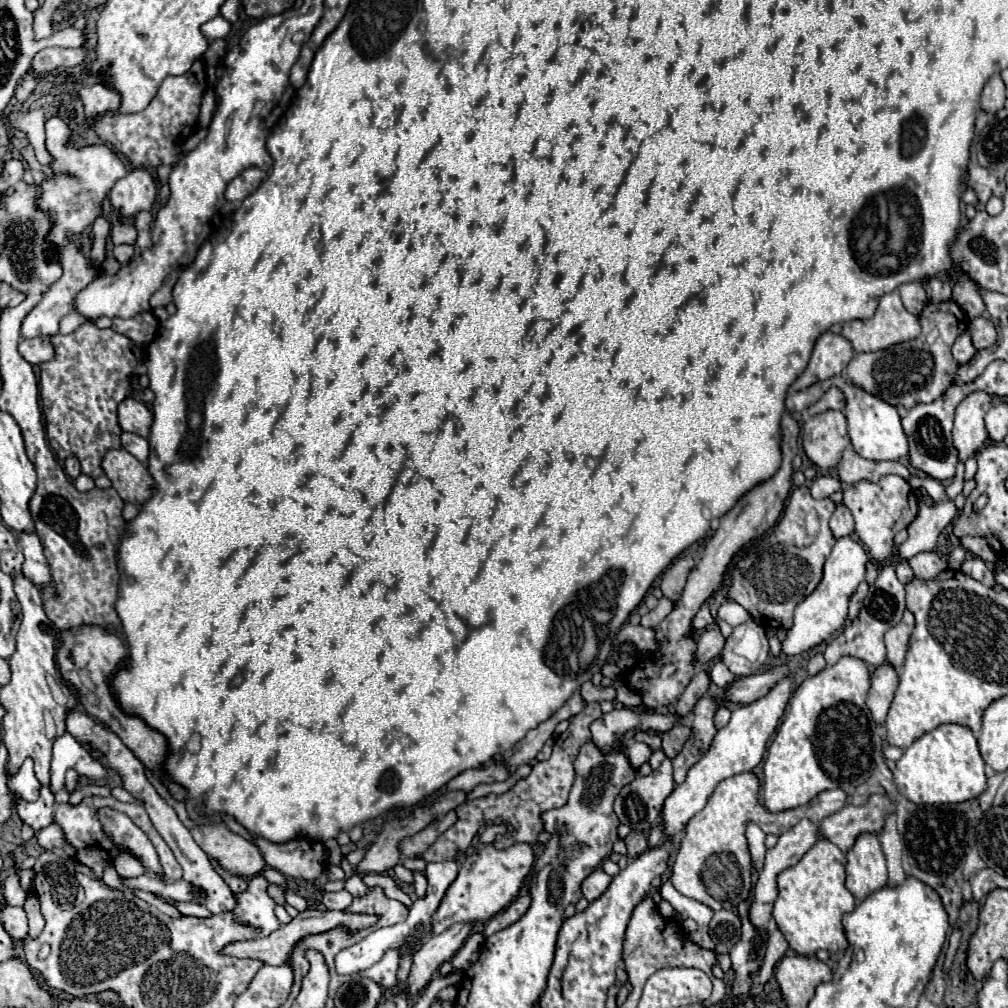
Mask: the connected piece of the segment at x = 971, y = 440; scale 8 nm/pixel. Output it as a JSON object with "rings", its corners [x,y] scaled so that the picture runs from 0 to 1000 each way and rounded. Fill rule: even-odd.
{"rings":[[[970,387],[962,389],[950,403],[948,403],[948,417],[946,417],[946,442],[950,444],[952,456],[960,456],[966,448],[970,448],[978,437],[976,413],[984,401],[984,393]]]}

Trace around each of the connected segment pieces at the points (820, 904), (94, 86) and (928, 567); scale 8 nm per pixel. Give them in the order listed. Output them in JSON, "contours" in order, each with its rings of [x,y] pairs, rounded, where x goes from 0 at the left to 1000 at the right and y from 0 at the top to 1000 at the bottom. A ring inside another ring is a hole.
{"contours":[[[[813,831],[790,857],[772,867],[772,893],[768,897],[768,913],[790,946],[806,948],[812,942],[831,944],[841,940],[835,921],[835,909],[845,905],[849,891],[837,879],[837,845],[819,831]]],[[[85,73],[83,75],[79,95],[81,95],[83,111],[87,117],[91,117],[93,113],[99,113],[99,111],[115,109],[119,103],[119,95],[115,95],[115,91],[111,91],[103,83],[99,73]]],[[[913,548],[913,550],[905,552],[903,562],[907,565],[907,571],[913,575],[927,575],[933,567],[937,567],[940,563],[938,556],[927,548]]]]}

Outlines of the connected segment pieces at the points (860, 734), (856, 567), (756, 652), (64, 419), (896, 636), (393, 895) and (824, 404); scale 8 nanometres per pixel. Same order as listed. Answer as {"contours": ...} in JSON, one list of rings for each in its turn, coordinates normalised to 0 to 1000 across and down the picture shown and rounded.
{"contours":[[[[847,651],[833,653],[827,661],[819,661],[812,671],[802,671],[790,683],[758,754],[758,800],[764,806],[798,800],[810,788],[823,782],[837,782],[839,788],[847,788],[847,784],[863,772],[863,766],[869,760],[867,752],[875,748],[875,732],[859,700],[861,683],[863,665],[853,653]]],[[[835,532],[829,536],[825,550],[817,560],[817,573],[813,581],[808,585],[808,589],[804,589],[796,599],[790,601],[788,621],[780,627],[780,635],[776,637],[778,649],[794,649],[802,643],[808,643],[837,621],[841,611],[843,591],[849,587],[851,579],[857,575],[859,558],[861,558],[859,546],[845,532]]],[[[748,615],[728,623],[716,645],[716,657],[730,671],[744,671],[754,665],[762,651],[762,633]]],[[[89,319],[77,323],[71,331],[54,331],[54,357],[40,363],[40,393],[46,417],[46,431],[60,456],[75,452],[81,470],[97,474],[99,456],[107,444],[119,444],[119,421],[115,405],[129,391],[131,363],[139,359],[141,347],[125,333],[113,327],[99,327]]],[[[899,605],[895,617],[889,623],[883,623],[879,627],[879,643],[881,643],[881,659],[885,659],[889,665],[895,663],[897,651],[901,645],[901,635],[907,625],[907,611]]],[[[359,869],[359,873],[369,881],[369,879],[377,879],[381,883],[381,887],[387,891],[387,893],[395,893],[399,895],[403,901],[409,899],[409,893],[405,887],[399,885],[399,881],[393,879],[393,875],[387,871],[387,869]]],[[[825,383],[808,403],[802,405],[802,409],[804,409],[804,413],[810,413],[810,411],[819,409],[819,407],[837,407],[837,403],[839,403],[839,397],[837,397],[835,387]]]]}

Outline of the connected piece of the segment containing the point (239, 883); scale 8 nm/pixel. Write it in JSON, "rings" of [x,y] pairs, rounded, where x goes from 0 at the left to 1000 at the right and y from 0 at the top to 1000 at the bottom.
{"rings":[[[208,852],[208,854],[210,855],[210,858],[212,859],[216,867],[218,867],[218,869],[222,871],[223,875],[228,879],[230,885],[235,886],[235,885],[240,885],[244,883],[245,875],[242,872],[236,871],[228,867],[228,865],[226,865],[225,863],[222,863],[216,857],[216,855],[214,855],[214,853]]]}

